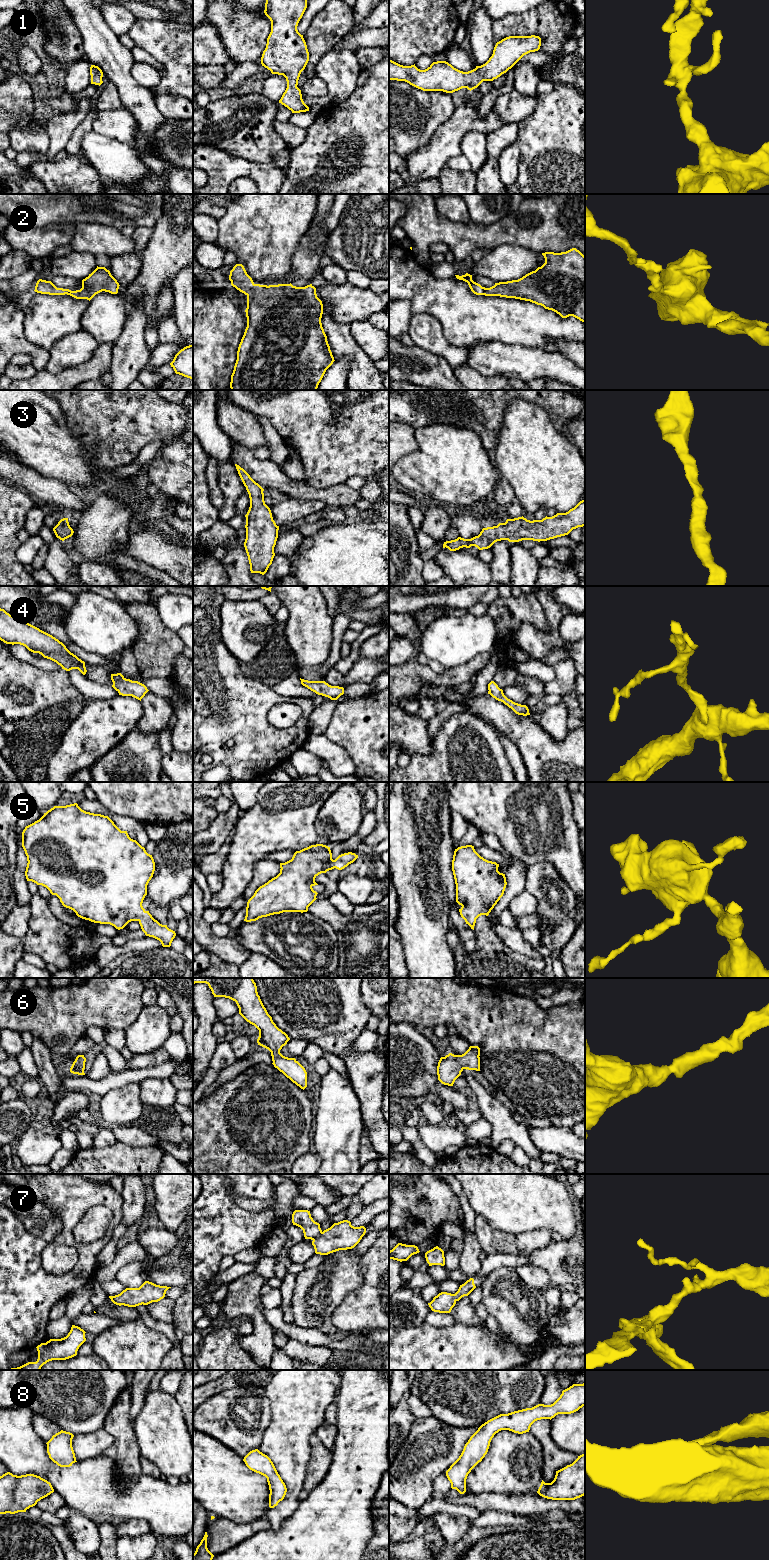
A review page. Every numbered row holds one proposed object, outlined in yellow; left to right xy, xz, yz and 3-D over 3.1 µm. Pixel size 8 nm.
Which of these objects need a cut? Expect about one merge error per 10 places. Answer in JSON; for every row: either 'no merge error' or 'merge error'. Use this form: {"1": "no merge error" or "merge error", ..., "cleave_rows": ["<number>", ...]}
{"1": "no merge error", "2": "no merge error", "3": "no merge error", "4": "no merge error", "5": "no merge error", "6": "no merge error", "7": "no merge error", "8": "no merge error", "cleave_rows": []}

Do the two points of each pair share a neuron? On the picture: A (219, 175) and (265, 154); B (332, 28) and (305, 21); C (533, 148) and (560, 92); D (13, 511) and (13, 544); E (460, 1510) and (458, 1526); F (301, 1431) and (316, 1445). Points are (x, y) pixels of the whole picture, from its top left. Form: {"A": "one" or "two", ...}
{"A": "two", "B": "two", "C": "one", "D": "one", "E": "two", "F": "two"}

